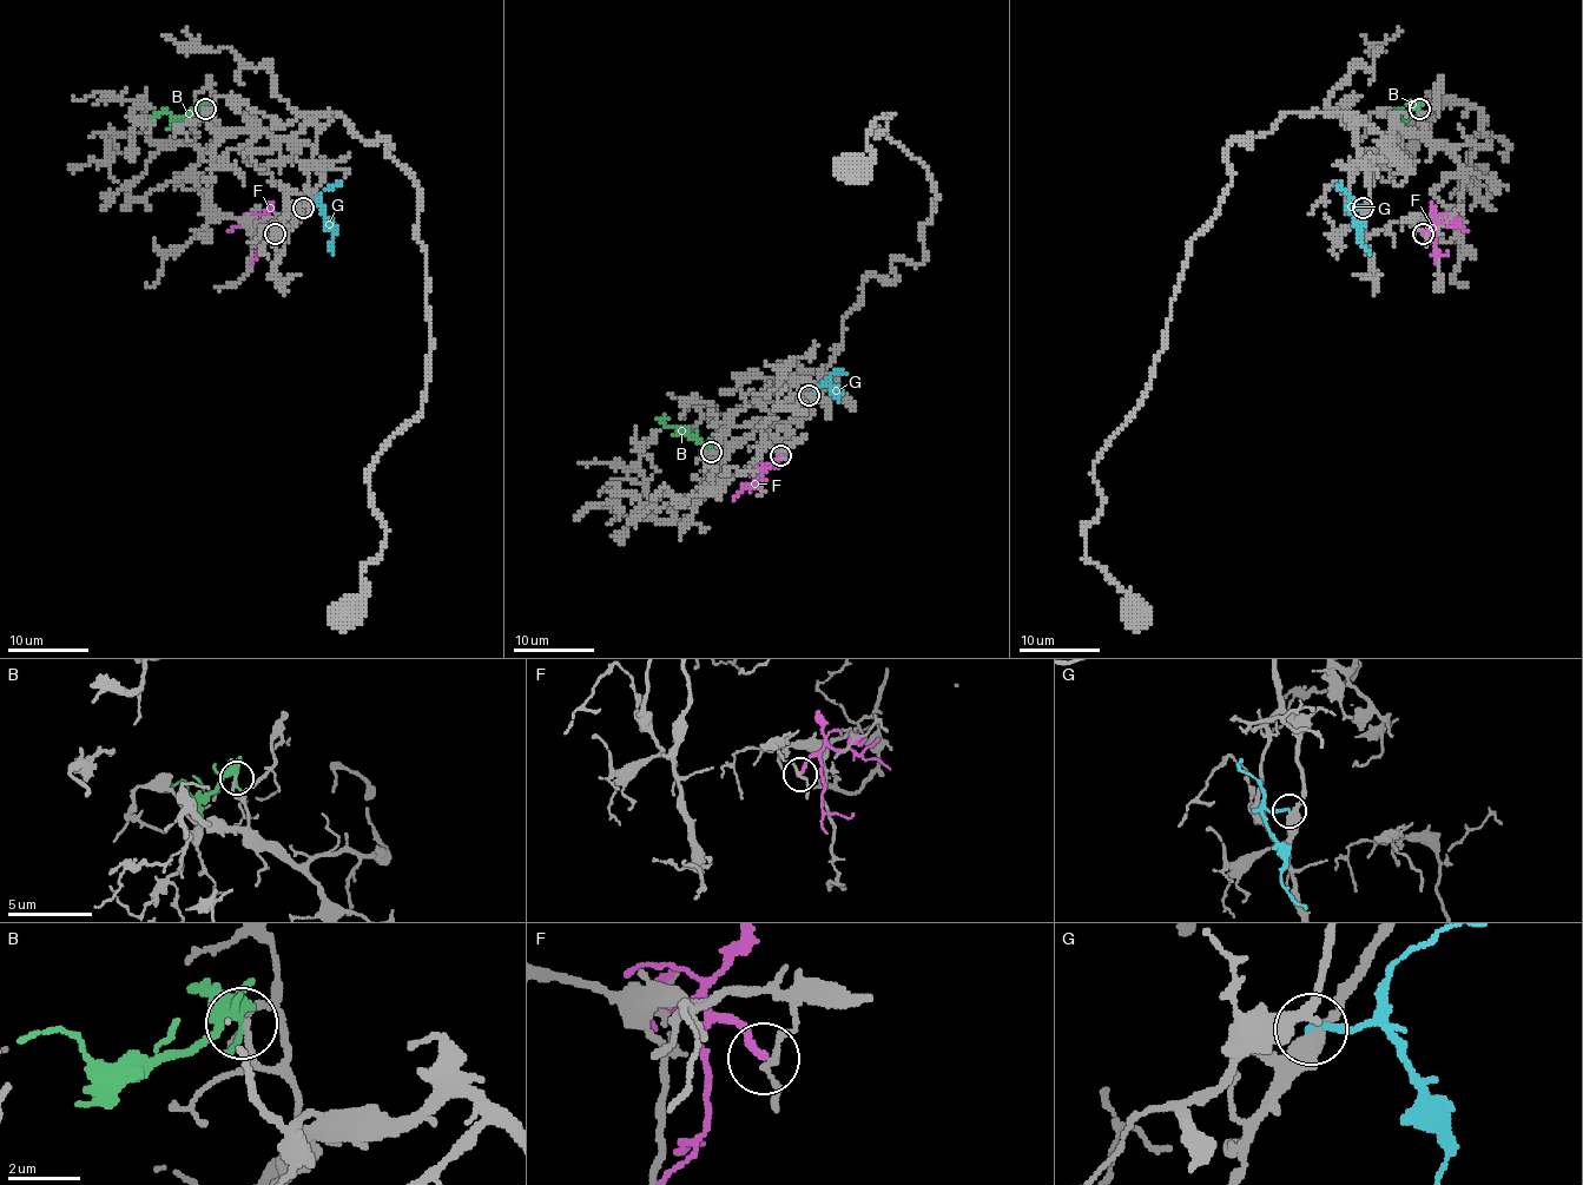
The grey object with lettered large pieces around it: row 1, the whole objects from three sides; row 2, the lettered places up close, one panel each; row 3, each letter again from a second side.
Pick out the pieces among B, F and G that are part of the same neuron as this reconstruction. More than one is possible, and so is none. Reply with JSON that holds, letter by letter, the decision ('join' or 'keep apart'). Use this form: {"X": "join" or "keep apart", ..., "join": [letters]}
{"B": "keep apart", "F": "keep apart", "G": "keep apart", "join": []}

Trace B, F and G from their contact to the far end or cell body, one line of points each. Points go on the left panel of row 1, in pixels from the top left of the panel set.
B: (206, 110), (202, 107), (184, 118), (159, 111), (151, 116)
F: (275, 234), (258, 221), (226, 231)
G: (303, 206), (320, 209), (334, 235), (334, 254)

